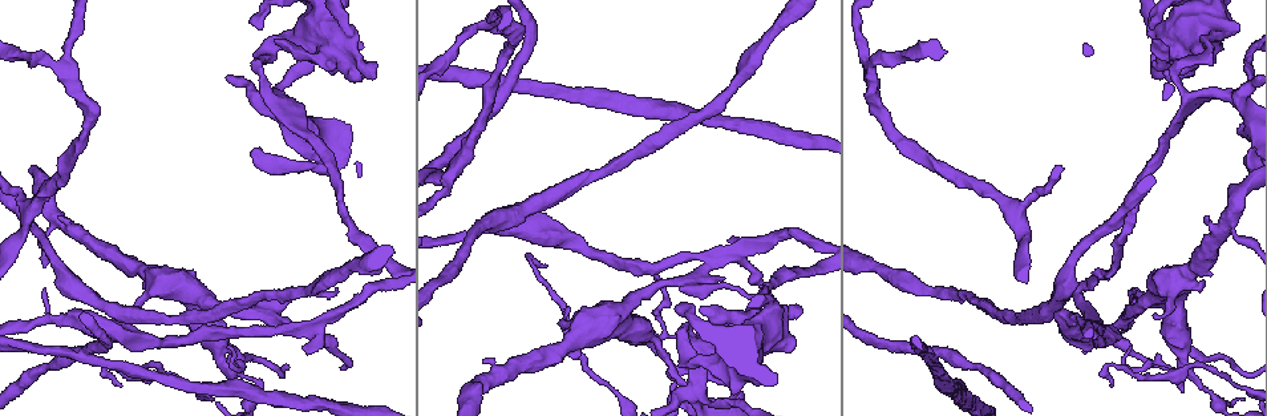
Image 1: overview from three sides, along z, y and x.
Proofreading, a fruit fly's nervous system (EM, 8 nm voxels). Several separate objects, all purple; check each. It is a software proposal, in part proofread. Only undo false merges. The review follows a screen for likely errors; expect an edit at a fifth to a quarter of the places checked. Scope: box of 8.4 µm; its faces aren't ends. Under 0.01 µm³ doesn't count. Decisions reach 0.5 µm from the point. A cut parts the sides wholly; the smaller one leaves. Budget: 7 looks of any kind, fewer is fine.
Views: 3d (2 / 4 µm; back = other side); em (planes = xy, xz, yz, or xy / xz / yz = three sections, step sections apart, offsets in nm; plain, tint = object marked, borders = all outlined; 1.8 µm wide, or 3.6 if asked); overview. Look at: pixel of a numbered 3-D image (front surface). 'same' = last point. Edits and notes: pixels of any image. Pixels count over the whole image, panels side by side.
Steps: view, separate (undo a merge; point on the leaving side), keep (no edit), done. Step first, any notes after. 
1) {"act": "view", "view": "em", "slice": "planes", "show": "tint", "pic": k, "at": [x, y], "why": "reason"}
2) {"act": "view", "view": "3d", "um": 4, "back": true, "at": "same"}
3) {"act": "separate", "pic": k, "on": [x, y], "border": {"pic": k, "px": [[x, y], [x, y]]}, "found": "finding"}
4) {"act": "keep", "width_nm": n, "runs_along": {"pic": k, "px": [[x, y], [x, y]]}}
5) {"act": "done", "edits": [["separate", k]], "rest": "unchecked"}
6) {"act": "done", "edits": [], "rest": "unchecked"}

{"act": "view", "view": "3d", "um": 2, "pic": 1, "at": [512, 83], "why": "looks like a crossing"}

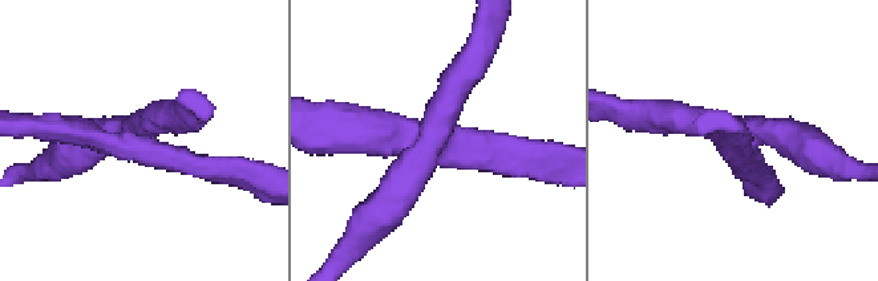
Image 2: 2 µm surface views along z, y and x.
{"act": "view", "view": "em", "slice": "planes", "show": "tint", "pic": 2, "at": [432, 138], "arms": 4, "why": "now the EM"}

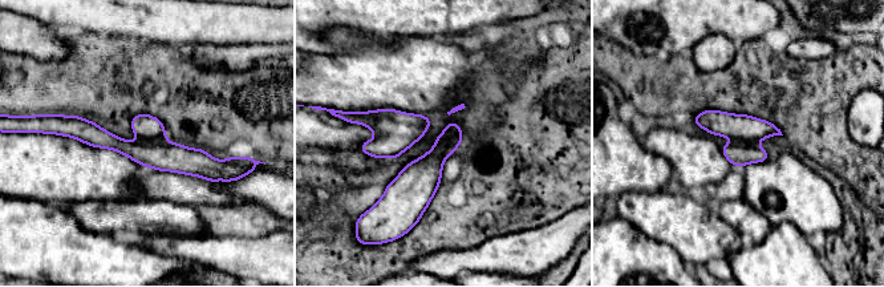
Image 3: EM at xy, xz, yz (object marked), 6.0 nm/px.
{"act": "separate", "pic": 3, "on": [146, 128], "part_leaving": {"pic": 3, "px": [[697, 118], [777, 132]]}, "found": "a second neuron is stuck on"}

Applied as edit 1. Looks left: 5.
{"act": "view", "view": "overview"}

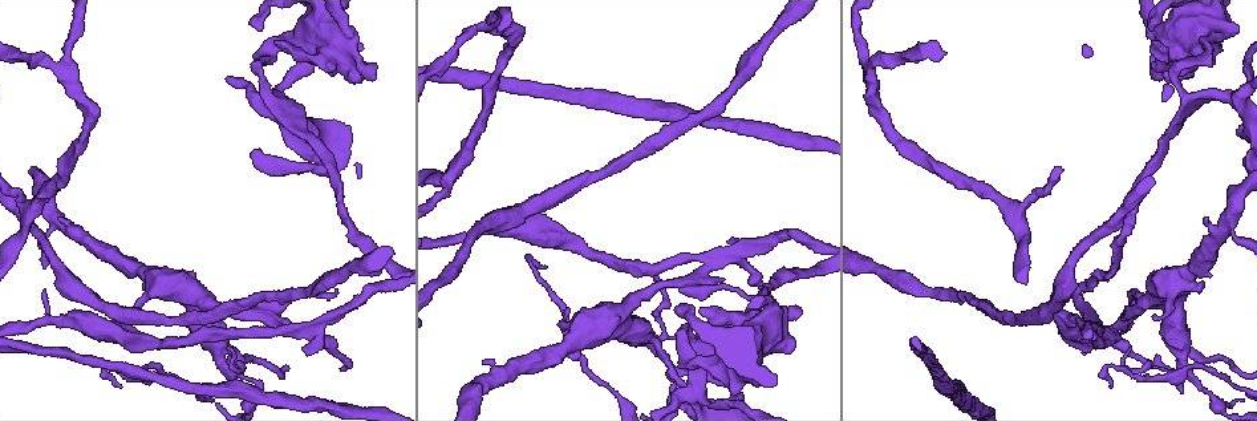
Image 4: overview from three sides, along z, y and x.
{"act": "view", "view": "em", "slice": "planes", "show": "tint", "pic": 4, "at": [315, 332]}

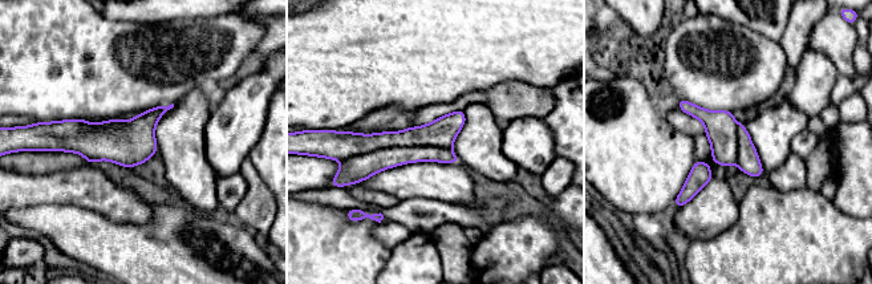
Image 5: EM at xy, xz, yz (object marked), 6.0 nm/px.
{"act": "separate", "pic": 5, "on": [365, 165], "width_nm": 240, "part_leaving": {"pic": 5, "px": [[454, 159], [400, 154], [359, 162]]}, "found": "a second neuron is stuck on"}

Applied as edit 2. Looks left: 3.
{"act": "done", "edits": [["separate", 3], ["separate", 5]], "rest": "unchecked"}

